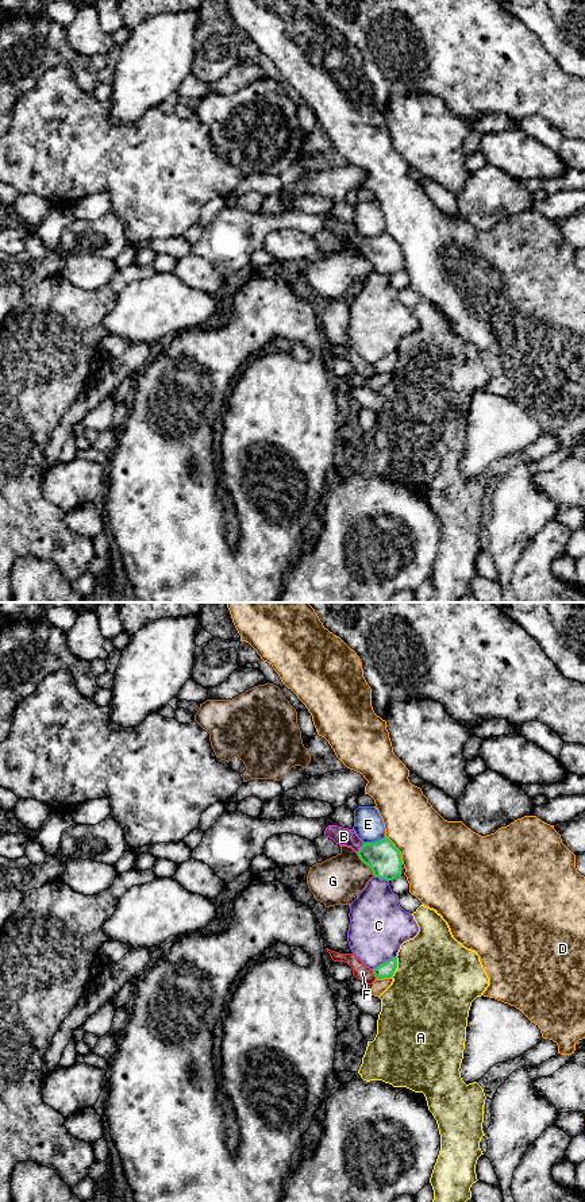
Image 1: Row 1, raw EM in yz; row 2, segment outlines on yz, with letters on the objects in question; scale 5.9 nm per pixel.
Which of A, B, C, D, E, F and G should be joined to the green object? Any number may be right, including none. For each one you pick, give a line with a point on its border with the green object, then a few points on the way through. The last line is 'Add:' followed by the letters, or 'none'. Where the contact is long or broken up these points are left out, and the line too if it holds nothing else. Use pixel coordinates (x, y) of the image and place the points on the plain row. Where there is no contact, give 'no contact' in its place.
B: yz (361, 242) | across yz (384, 254), (361, 242), (343, 231)
Add: B

